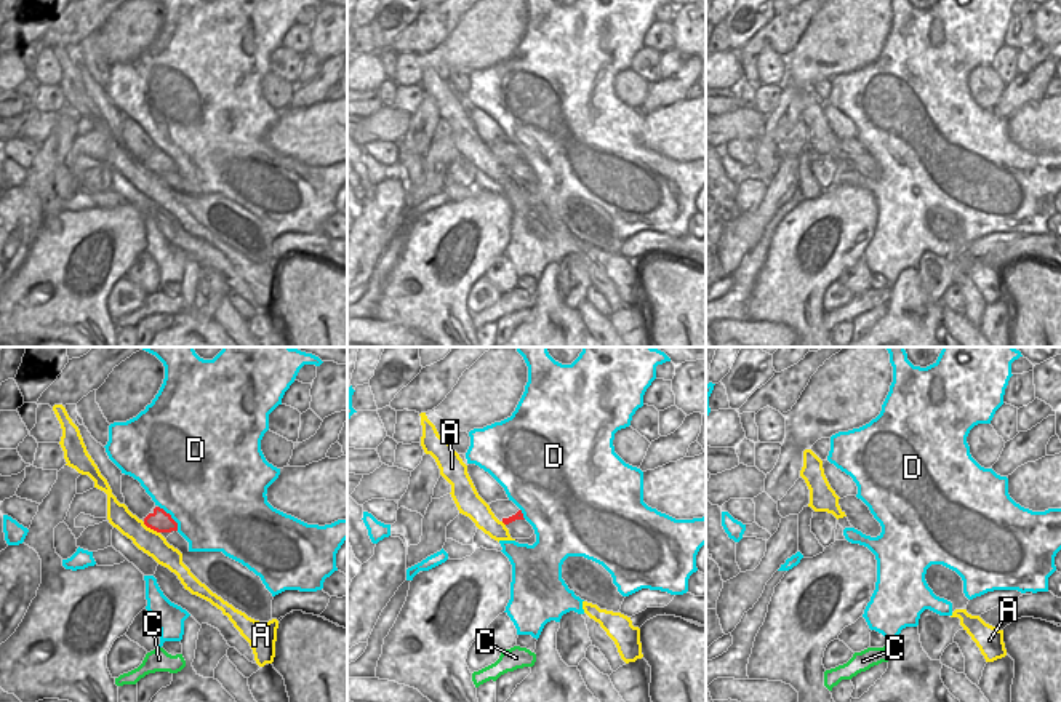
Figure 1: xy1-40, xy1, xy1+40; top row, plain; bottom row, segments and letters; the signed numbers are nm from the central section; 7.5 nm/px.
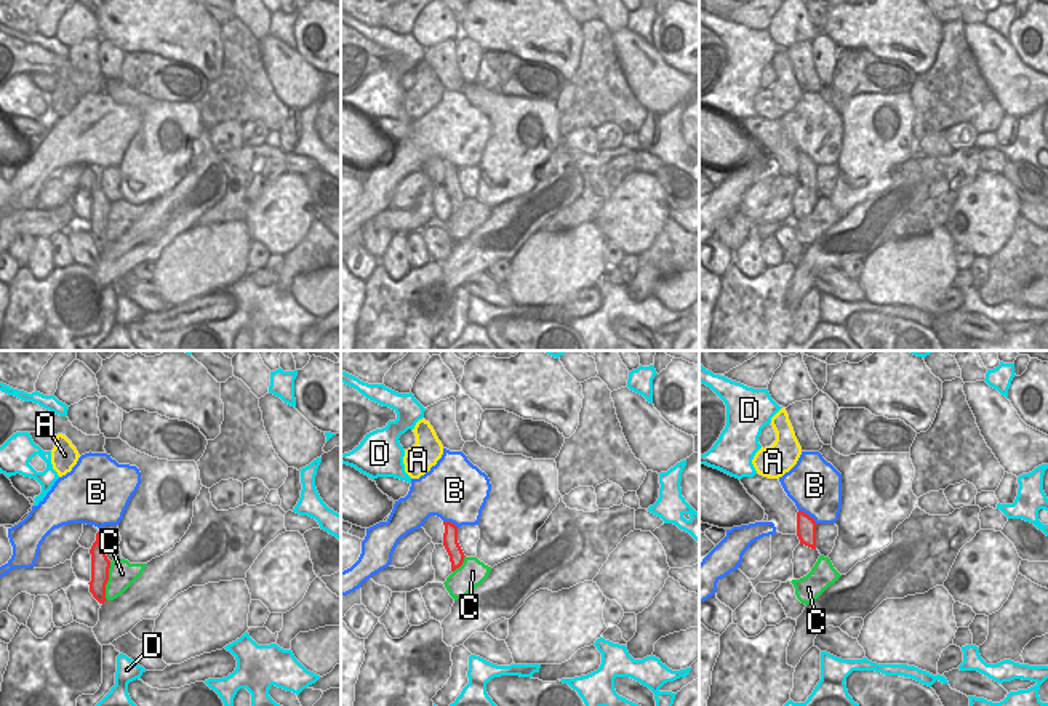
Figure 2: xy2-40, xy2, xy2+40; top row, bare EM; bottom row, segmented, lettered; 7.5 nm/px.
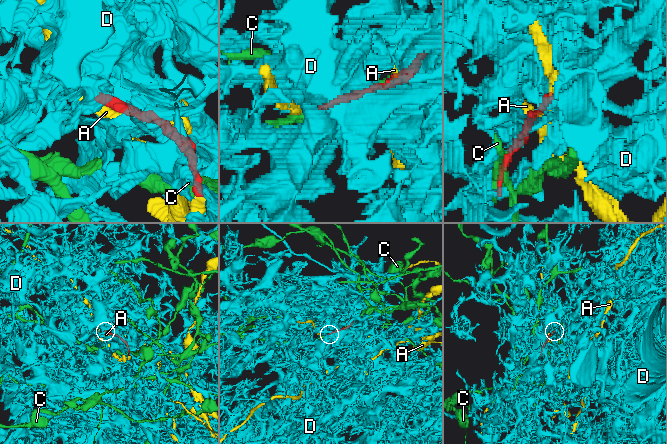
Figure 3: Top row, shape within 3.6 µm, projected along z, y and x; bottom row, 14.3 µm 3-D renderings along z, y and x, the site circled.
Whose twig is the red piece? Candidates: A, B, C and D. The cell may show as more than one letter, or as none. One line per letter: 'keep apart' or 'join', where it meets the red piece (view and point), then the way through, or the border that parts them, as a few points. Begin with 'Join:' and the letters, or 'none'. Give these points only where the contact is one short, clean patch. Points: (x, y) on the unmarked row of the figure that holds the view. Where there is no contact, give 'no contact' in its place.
Join: none
A: keep apart | xy1-40 (151, 170)
B: keep apart | xy2+40 (807, 156) | along xy2+40 (799, 151), (807, 154), (816, 165)
C: keep apart | xy2-40 (108, 221) | along xy2-40 (111, 204), (106, 240)
D: keep apart | xy1-40 (170, 159)

